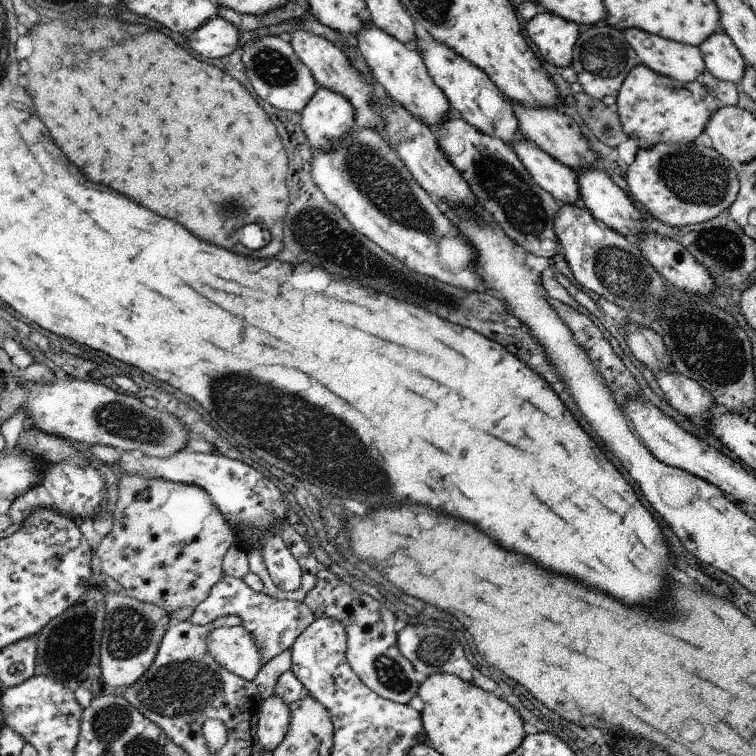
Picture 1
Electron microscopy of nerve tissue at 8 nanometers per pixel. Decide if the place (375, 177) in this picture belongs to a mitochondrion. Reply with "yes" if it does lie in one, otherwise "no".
yes

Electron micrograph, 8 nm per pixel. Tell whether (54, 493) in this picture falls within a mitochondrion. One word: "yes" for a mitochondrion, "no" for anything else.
no

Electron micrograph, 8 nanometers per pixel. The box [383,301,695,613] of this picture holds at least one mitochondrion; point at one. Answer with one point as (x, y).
(555, 579)

